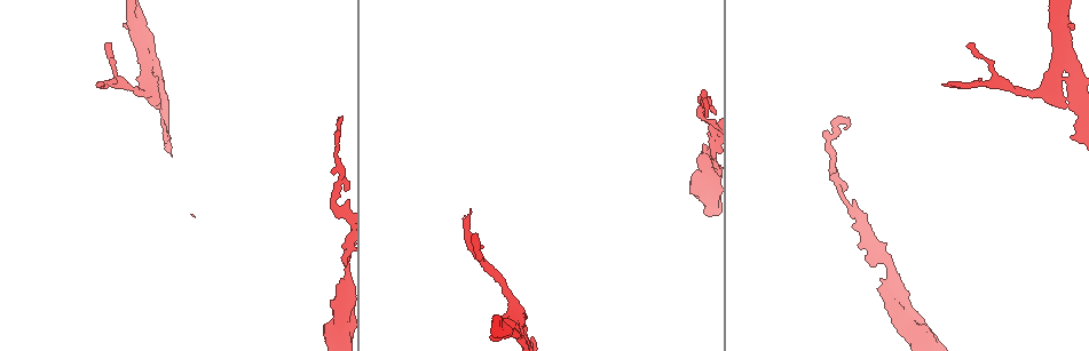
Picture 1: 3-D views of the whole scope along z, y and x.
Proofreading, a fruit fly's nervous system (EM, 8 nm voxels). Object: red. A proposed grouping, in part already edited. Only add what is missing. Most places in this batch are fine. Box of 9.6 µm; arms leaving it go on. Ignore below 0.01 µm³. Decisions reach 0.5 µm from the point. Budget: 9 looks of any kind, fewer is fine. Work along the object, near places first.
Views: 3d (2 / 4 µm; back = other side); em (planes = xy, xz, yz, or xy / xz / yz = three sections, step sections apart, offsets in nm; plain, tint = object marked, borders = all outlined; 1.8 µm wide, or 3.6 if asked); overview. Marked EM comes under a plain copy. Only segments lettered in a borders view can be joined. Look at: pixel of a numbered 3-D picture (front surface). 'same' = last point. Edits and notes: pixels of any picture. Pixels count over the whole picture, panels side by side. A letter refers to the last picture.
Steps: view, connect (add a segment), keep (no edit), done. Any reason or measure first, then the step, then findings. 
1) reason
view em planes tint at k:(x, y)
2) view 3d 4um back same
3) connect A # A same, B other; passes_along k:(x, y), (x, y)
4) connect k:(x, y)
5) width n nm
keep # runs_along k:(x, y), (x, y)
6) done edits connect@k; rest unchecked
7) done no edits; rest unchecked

an open end
view em 3.6um planes borders at 1:(467, 214)

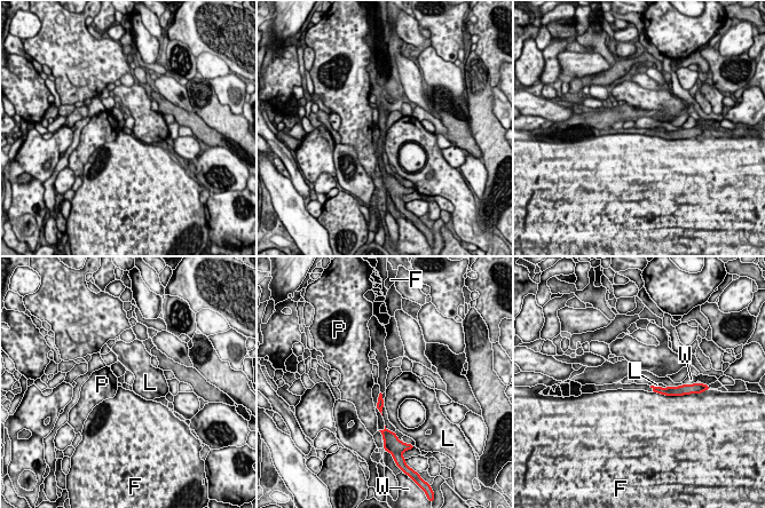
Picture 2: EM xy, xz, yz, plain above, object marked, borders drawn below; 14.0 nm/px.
longest_contact F 400 nm
keep # F other, L other, P other, W other; border 2:(653, 386), (667, 387); no lettered segment goes on from it

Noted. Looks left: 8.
sharp bend
view em planes borders at 1:(142, 44)

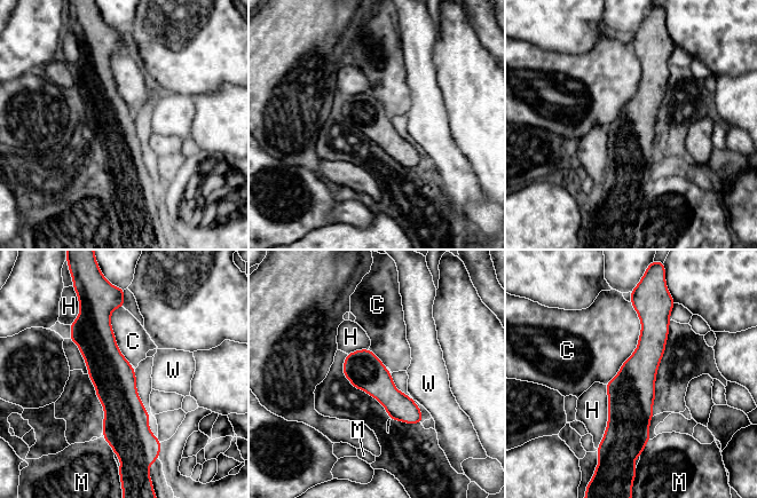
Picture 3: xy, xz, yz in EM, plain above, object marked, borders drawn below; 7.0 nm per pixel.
longest_contact C 600 nm
keep # C other, H other, M other, W other; none of them fits

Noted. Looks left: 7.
thin neck
view 3d 2um at 1:(335, 153)

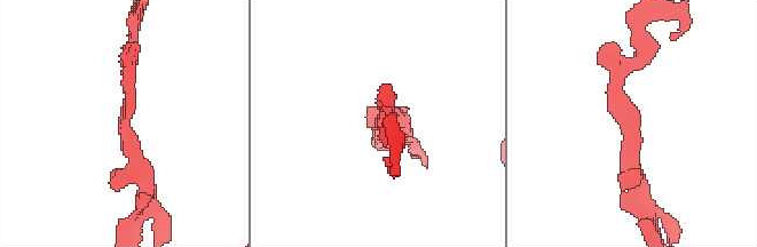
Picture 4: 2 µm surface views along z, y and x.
shape alone is not enough
view em xy step 16 tint at 4:(131, 113)

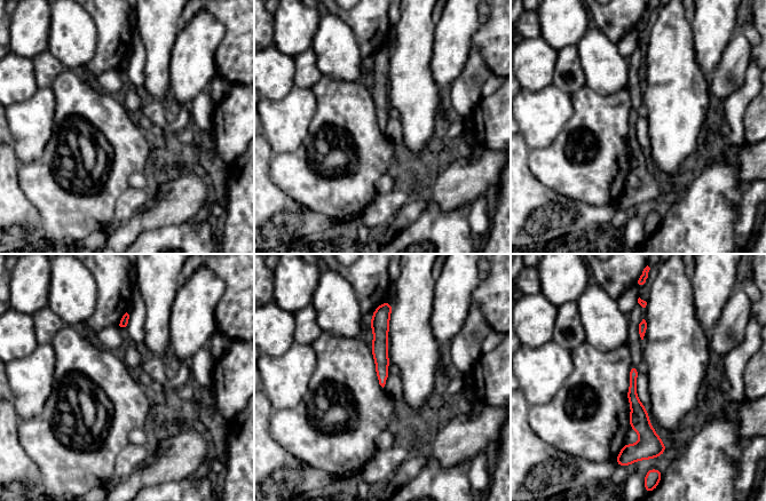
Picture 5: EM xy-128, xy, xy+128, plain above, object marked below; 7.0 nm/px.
cut it another way
view em planes borders same

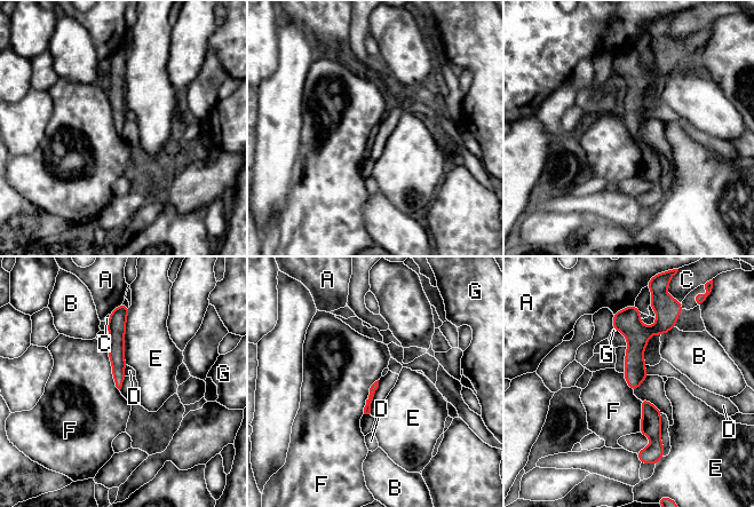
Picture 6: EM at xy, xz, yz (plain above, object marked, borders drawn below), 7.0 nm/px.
keep # A other, B other, C other, D other, E other, F other, G other; border 6:(105, 348), (113, 383), (119, 390); none of them fits

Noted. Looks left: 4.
small branch off a trunk
view em planes tint at 1:(704, 165)

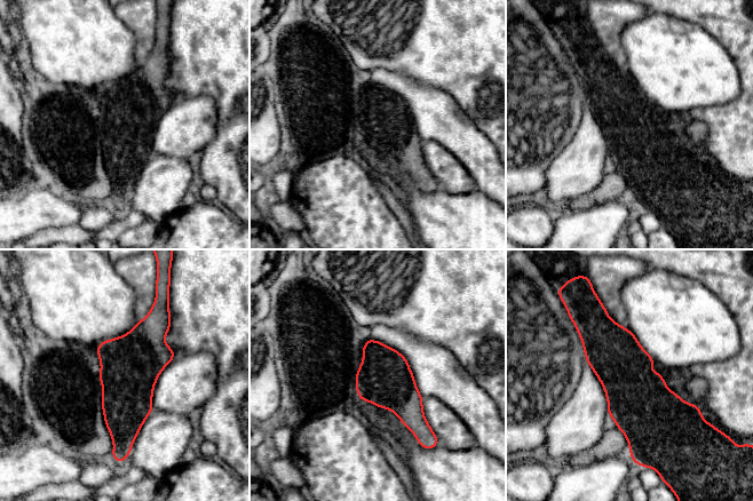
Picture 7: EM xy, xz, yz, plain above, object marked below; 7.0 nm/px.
see the neighbours
view em planes borders same

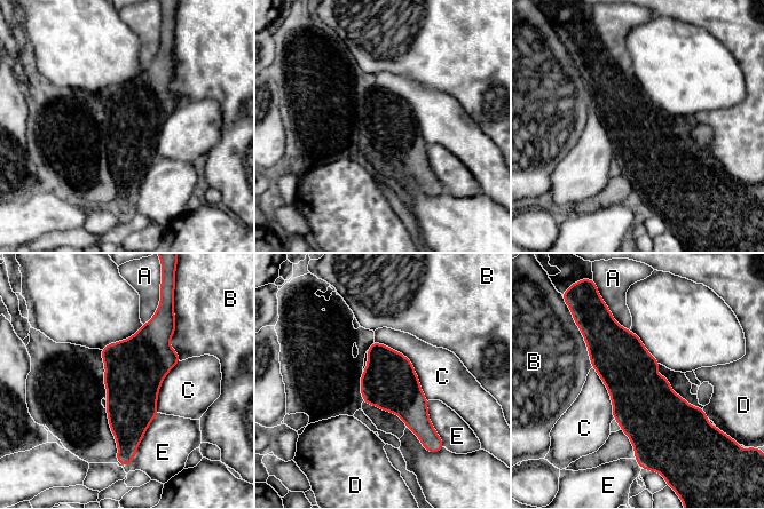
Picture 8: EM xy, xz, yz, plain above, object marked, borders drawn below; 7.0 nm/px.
longest_contact C 550 nm
keep # A other, B other, C other, D other, E other; border 8:(375, 341), (410, 362), (427, 400); no lettered segment goes on from it

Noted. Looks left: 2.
done no edits; rest unchecked

